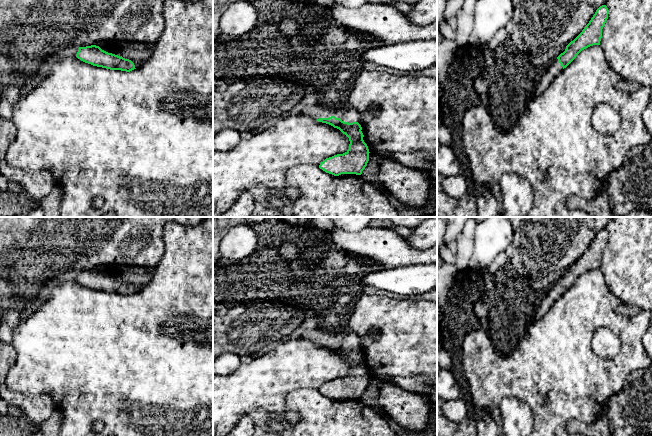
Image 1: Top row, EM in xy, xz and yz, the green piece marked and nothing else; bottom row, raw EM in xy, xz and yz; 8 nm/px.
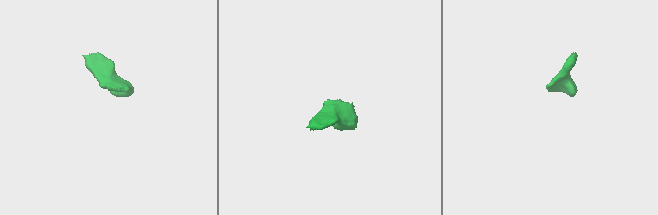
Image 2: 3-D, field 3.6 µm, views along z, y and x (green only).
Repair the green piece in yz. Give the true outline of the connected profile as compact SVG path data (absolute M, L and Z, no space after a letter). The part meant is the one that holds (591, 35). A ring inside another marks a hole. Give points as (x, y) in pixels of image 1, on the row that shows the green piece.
M606 5L600 6L582 32L567 46L557 59L561 66L566 68L584 49L600 45L602 29L608 19L609 10Z

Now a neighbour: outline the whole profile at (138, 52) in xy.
M102 41L96 46L102 50L131 60L135 68L141 67L155 50L156 43L141 41Z

